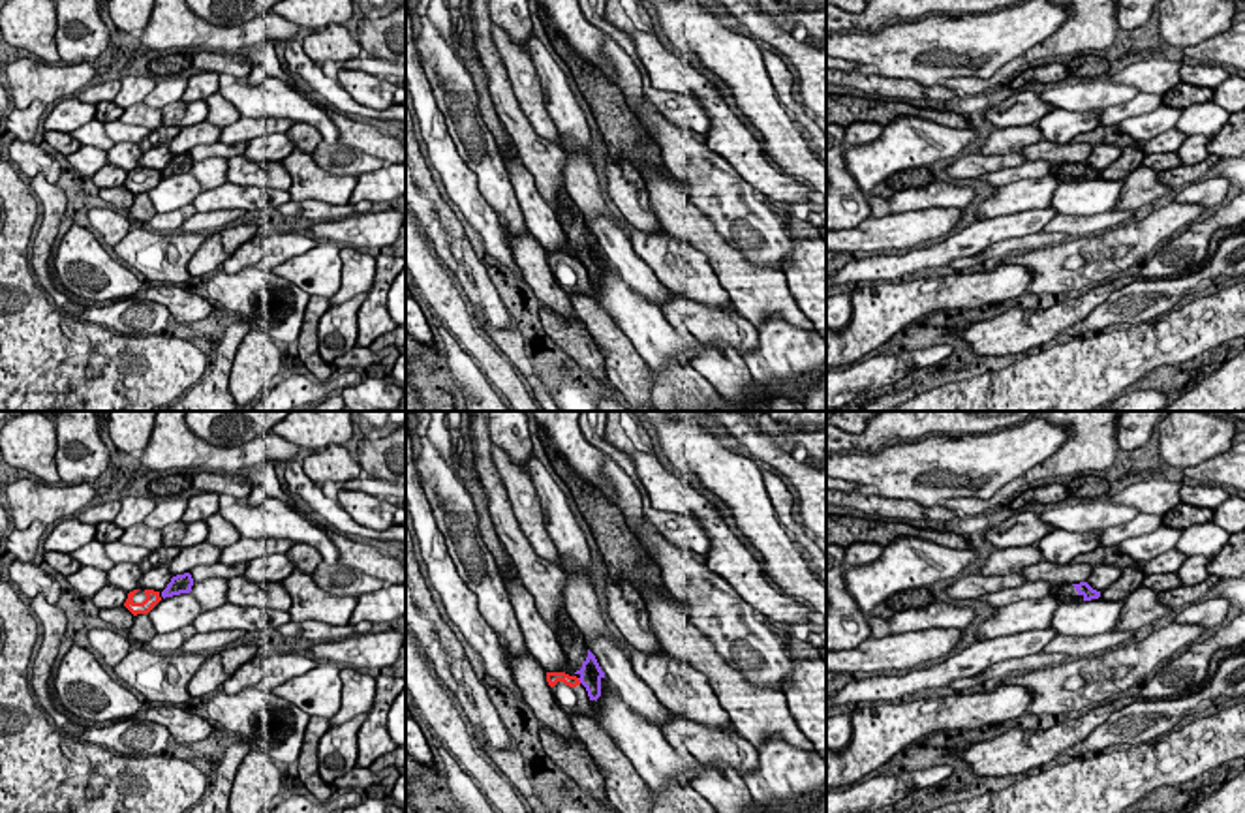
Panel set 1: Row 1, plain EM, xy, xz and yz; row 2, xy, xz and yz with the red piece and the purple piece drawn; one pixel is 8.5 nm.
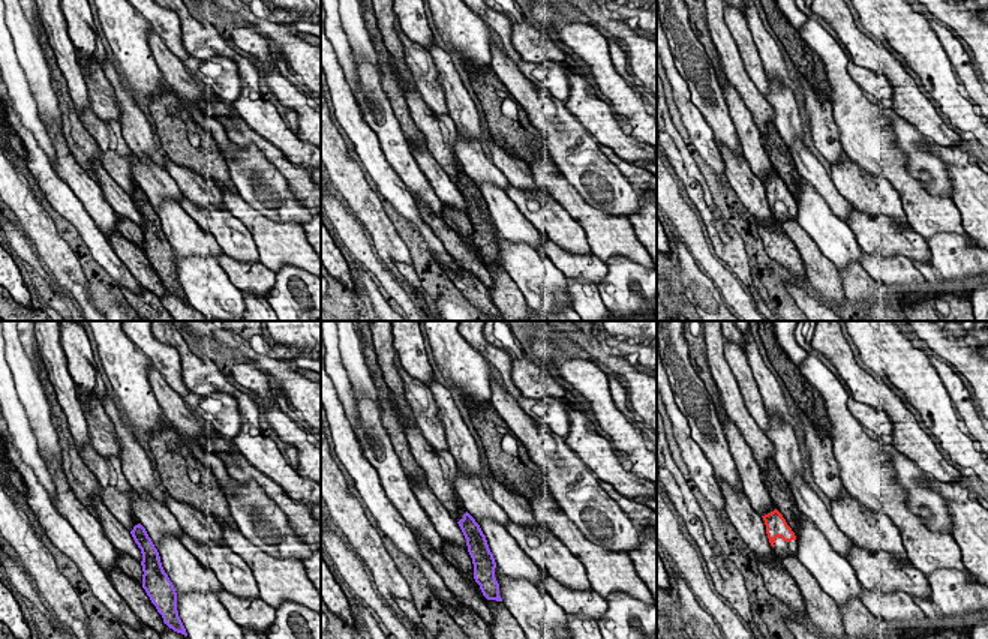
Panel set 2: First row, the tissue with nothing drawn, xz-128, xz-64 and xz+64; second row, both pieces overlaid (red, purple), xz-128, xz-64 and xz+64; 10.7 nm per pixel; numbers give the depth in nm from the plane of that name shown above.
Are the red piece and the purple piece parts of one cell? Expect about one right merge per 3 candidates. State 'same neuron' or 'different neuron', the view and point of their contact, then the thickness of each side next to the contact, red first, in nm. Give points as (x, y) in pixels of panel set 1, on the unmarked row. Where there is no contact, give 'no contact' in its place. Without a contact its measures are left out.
different neuron | xz (579, 260) | 120/190 nm

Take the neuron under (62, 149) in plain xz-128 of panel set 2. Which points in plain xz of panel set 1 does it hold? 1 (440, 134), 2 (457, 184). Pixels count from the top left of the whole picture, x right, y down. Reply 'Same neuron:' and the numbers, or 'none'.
Same neuron: none

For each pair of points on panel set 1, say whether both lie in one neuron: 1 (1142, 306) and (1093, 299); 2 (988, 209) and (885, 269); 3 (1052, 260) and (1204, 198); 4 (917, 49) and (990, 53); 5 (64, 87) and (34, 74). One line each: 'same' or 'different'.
1: different
2: different
3: different
4: same
5: same

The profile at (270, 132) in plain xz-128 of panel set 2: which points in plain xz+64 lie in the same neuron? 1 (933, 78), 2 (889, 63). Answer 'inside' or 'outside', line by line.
1: outside
2: inside

